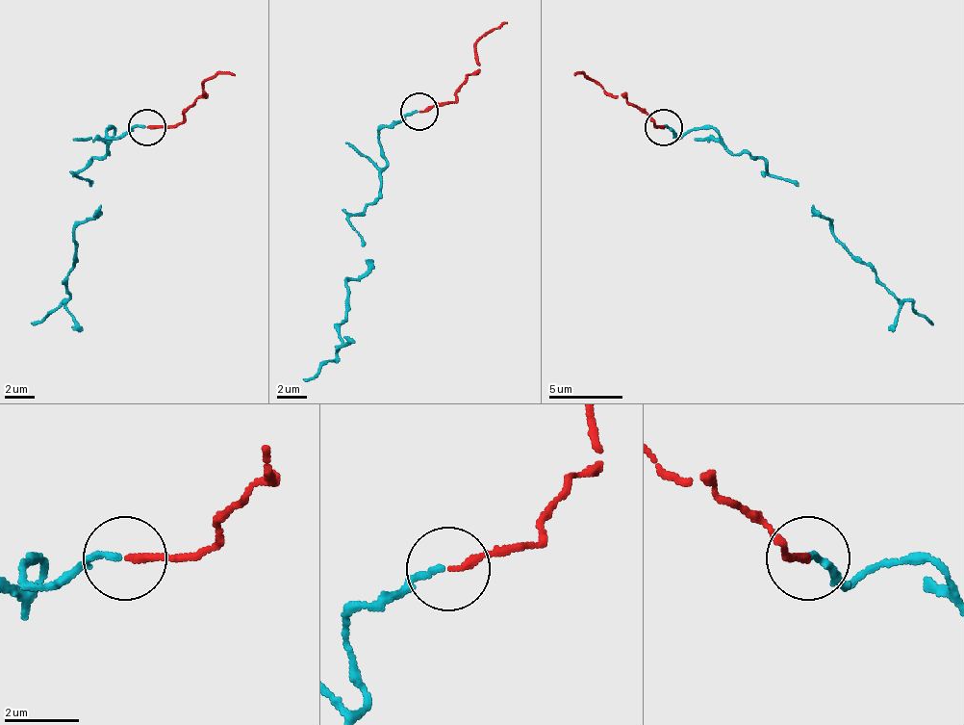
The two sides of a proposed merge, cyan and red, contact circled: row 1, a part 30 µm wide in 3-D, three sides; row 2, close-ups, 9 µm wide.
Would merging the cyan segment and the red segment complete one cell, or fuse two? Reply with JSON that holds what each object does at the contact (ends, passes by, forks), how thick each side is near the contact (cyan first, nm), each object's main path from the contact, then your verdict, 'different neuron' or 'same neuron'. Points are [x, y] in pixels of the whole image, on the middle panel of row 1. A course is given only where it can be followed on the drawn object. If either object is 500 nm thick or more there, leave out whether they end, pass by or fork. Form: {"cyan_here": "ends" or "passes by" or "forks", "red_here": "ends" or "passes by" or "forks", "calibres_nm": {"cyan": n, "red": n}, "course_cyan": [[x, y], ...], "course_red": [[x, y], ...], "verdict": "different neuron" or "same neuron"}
{"cyan_here": "ends", "red_here": "ends", "calibres_nm": {"cyan": 150, "red": 170}, "course_cyan": [[417, 111], [379, 133], [387, 162], [379, 195], [349, 221], [371, 266], [346, 280], [335, 358], [302, 380]], "course_red": [[419, 111], [453, 103], [464, 77], [479, 66], [475, 44], [508, 22]], "verdict": "same neuron"}

